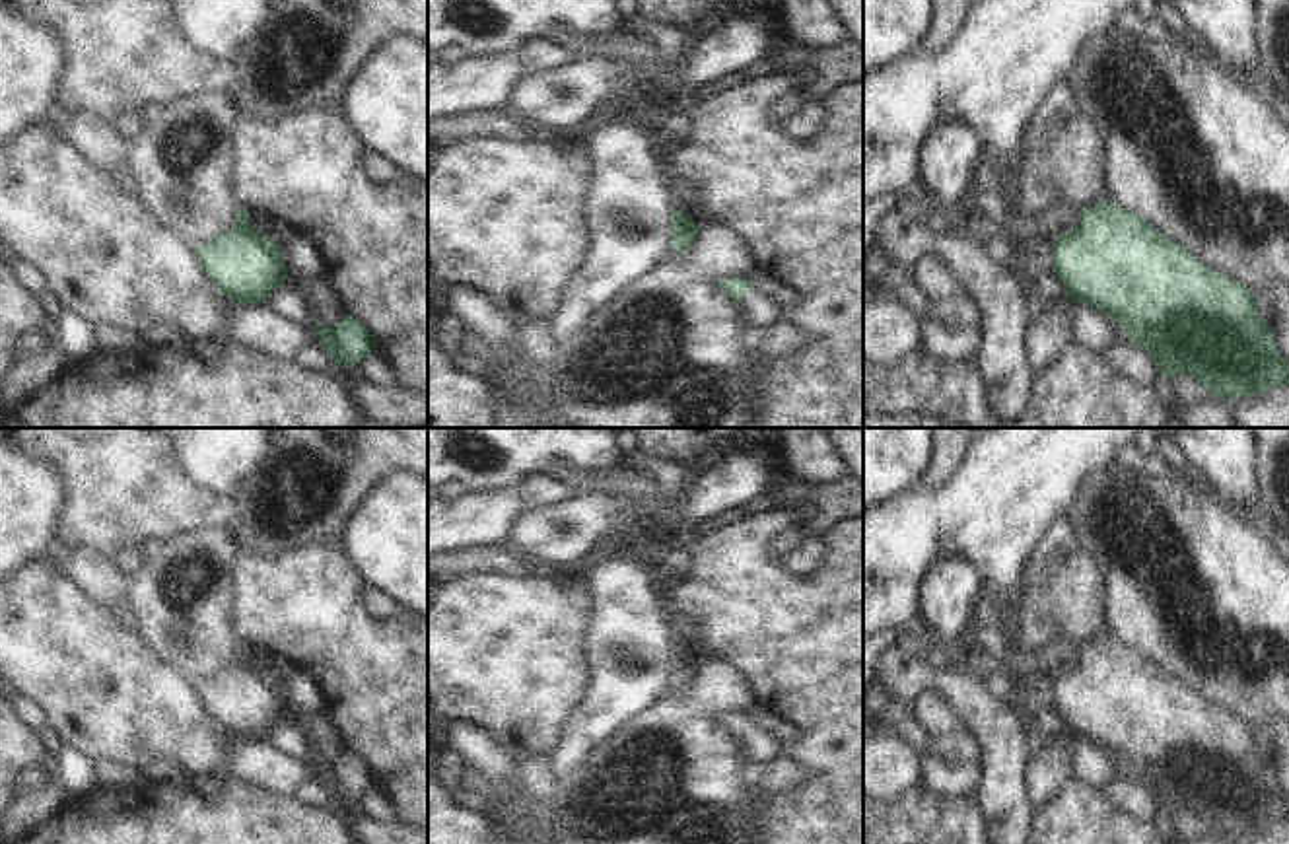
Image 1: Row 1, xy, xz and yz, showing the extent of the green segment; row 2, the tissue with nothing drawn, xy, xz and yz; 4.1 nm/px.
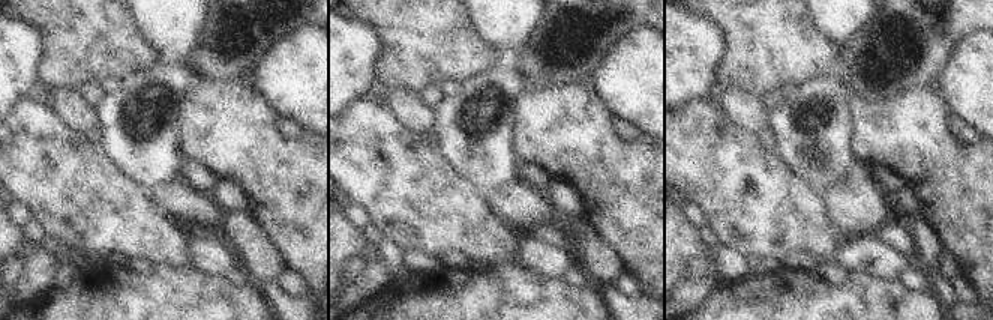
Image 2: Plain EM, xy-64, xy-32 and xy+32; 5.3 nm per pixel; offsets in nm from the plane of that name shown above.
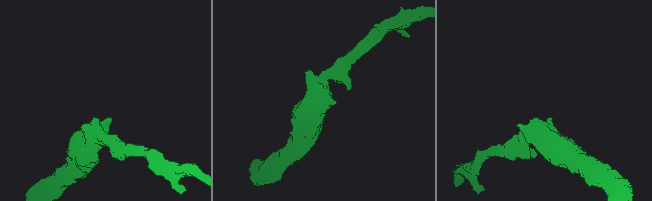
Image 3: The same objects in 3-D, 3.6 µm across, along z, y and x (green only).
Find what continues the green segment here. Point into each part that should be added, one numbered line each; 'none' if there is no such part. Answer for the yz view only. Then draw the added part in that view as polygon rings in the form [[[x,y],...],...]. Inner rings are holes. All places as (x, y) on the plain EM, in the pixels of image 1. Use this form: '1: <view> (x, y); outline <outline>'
none

